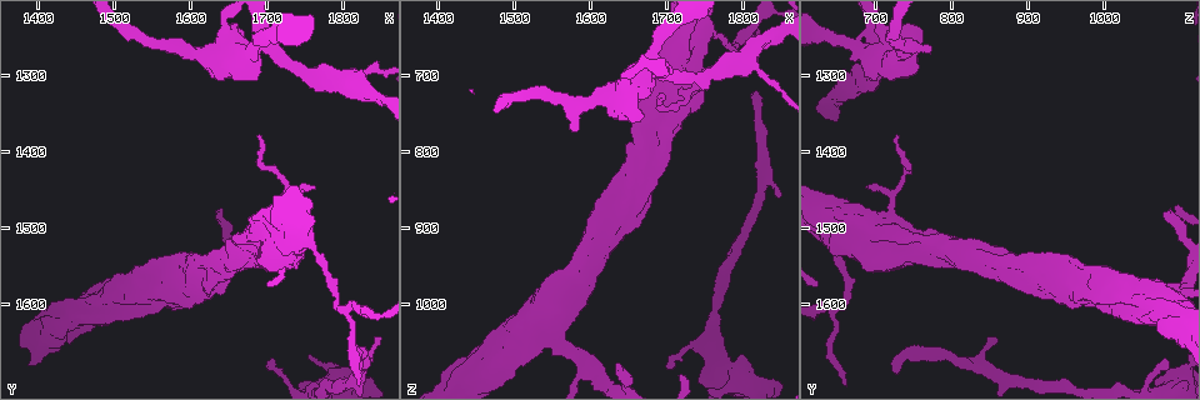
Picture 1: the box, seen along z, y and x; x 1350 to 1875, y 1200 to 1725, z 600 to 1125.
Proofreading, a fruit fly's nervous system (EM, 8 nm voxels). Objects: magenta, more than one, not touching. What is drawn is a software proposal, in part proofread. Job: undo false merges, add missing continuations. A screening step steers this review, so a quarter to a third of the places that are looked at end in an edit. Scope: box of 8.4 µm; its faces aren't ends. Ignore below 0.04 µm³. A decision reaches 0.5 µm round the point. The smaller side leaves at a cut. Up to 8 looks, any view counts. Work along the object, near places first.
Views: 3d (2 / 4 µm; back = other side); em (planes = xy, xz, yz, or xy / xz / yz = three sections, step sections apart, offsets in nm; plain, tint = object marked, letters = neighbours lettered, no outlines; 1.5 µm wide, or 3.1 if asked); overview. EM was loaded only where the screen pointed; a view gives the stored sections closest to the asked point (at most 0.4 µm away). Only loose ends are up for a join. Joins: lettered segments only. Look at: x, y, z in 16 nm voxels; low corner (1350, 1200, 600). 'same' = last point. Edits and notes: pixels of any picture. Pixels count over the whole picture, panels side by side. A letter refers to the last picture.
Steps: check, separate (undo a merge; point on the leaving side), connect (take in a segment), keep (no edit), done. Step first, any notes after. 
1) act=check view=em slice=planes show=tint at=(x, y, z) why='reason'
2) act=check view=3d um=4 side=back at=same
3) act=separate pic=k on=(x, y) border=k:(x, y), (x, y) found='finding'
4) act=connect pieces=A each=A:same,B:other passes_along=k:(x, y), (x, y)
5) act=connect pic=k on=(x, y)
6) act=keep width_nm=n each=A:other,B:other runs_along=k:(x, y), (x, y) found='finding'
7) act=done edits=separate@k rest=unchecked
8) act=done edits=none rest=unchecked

act=check view=3d um=4 at=(1690, 1535, 790)

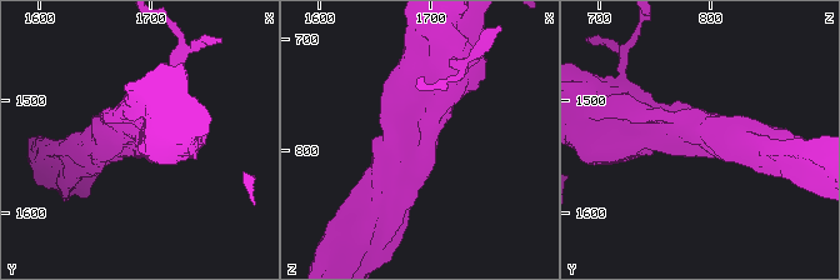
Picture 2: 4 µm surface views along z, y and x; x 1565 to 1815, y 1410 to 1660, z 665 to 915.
act=check view=em slice=planes show=tint at=(1692, 1534, 786)

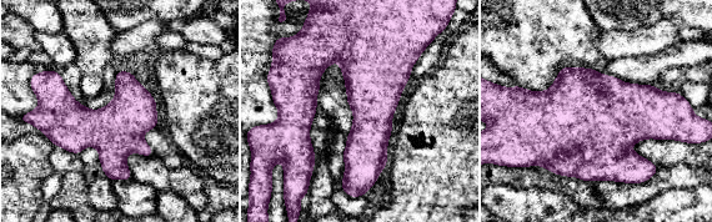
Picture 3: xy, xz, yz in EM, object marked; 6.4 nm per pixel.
act=check view=em slice=planes show=letters at=same

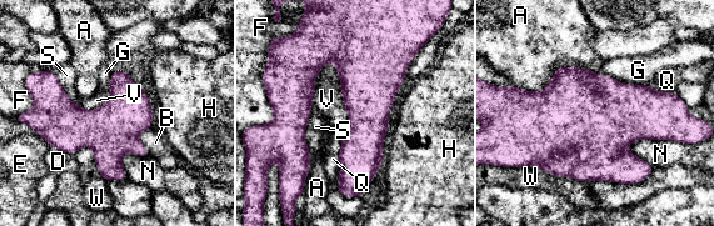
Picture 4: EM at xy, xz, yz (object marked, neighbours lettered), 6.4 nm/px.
act=keep longest_contact=V:480nm each=A:other,B:other,D:other,E:other,F:other,G:other,H:other,N:other,Q:other,S:other,V:other,W:other found='continuous, no second cell'

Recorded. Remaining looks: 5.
act=check view=3d um=4 at=(1675, 1270, 690) why='calibre changes'

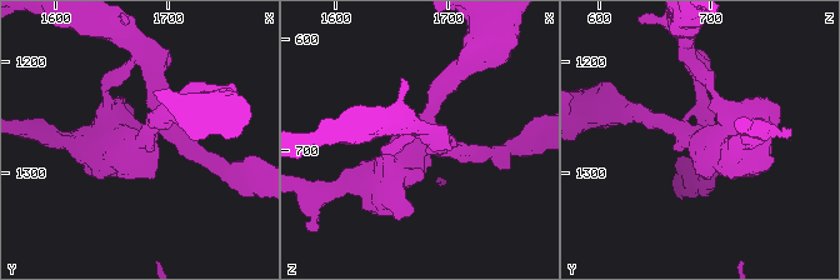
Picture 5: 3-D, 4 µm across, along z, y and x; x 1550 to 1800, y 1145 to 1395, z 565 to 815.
act=check view=em slice=xz step=4 show=tint at=(1676, 1272, 692) arms=4

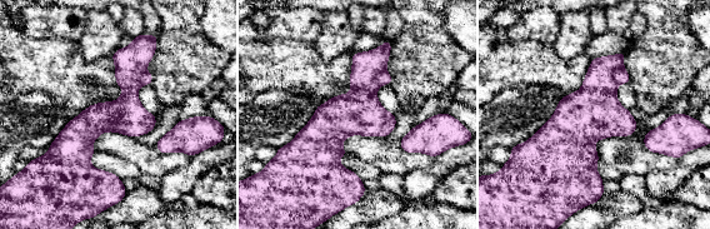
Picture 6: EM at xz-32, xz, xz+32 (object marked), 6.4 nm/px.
act=check view=em slice=planes show=letters at=same

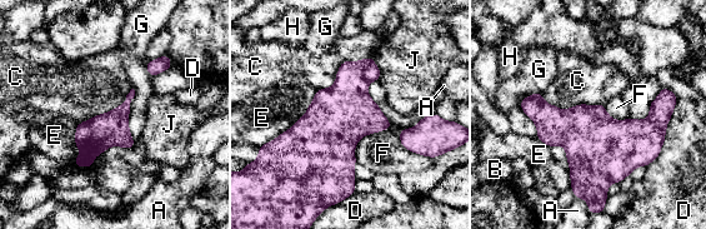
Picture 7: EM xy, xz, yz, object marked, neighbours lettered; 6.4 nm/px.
act=separate pic=7 on=(371, 73) each=A:other,B:other,C:other,D:other,E:other,F:other,G:other,H:other,J:other found='a second cell is stuck on'

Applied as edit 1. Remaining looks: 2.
act=done edits=separate@7 rest=unchecked

